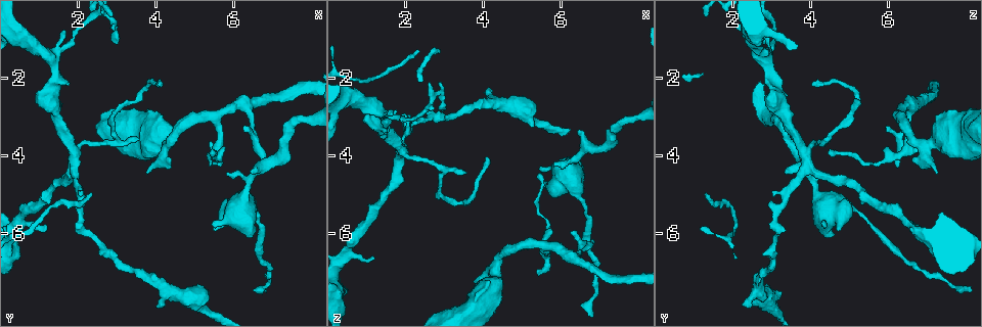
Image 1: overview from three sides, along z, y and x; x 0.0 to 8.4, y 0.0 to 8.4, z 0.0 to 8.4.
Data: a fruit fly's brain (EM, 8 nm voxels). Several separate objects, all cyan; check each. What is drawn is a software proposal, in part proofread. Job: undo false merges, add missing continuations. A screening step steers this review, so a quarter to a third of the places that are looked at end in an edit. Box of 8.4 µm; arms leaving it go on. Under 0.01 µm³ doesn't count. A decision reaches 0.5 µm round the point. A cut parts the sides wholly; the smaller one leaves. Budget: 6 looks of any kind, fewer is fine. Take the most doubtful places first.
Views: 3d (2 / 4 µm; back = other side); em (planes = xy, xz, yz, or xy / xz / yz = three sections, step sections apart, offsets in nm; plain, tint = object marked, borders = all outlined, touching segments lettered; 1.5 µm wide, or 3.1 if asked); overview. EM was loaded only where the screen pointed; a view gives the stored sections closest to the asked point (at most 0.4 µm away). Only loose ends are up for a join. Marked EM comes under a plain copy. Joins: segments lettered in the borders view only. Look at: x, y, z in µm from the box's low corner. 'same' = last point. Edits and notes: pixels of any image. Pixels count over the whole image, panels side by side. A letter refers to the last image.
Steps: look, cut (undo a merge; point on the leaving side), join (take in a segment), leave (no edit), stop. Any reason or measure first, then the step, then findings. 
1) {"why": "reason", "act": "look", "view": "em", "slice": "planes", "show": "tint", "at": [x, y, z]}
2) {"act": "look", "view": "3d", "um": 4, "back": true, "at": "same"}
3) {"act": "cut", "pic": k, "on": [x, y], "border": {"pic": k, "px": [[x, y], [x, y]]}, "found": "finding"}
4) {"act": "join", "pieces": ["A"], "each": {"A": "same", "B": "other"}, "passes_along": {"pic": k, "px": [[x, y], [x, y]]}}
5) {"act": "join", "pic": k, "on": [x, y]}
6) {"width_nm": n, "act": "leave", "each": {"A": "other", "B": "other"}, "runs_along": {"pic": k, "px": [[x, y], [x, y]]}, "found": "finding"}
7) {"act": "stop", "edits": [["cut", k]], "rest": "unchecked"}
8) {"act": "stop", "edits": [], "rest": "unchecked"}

{"act": "look", "view": "em", "slice": "planes", "show": "borders", "at": [5.50, 5.85, 4.35]}

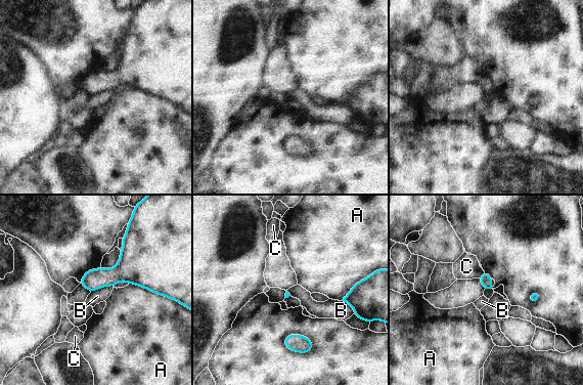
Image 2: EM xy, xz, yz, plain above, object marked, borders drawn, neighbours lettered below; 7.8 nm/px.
{"act": "leave", "each": {"A": "other", "B": "other", "C": "other"}, "border": {"pic": 2, "px": [[113, 287], [101, 287], [90, 293]]}, "found": "none of them fits"}

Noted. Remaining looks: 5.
{"why": "tapers out", "act": "look", "view": "em", "slice": "planes", "show": "borders", "at": [5.45, 3.90, 4.40]}

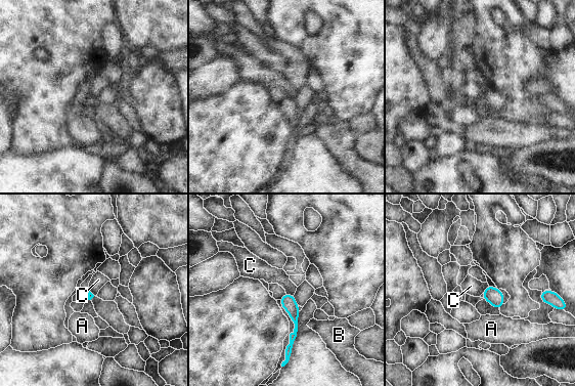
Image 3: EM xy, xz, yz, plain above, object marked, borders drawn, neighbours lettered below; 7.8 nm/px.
{"act": "leave", "each": {"A": "other", "B": "other", "C": "other"}, "runs_along": {"pic": 3, "px": [[286, 296], [296, 324], [292, 338]]}, "found": "no lettered segment goes on from it"}

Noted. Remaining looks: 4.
{"why": "arms part here", "act": "look", "view": "3d", "um": 2, "at": [6.30, 2.70, 6.60]}

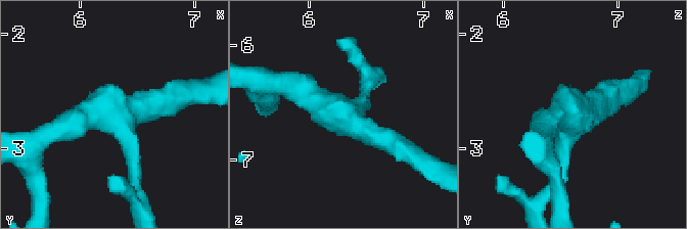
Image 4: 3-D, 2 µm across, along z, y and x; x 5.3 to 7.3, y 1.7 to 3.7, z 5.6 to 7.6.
{"arms": 3, "act": "look", "view": "em", "slice": "planes", "show": "borders", "at": [6.28, 2.68, 6.60]}

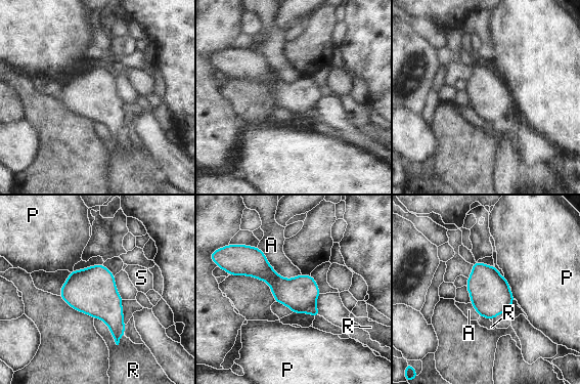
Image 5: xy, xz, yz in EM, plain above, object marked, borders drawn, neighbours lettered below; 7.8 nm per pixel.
{"act": "leave", "each": {"A": "other", "P": "other", "R": "other", "S": "other"}, "runs_along": {"pic": 5, "px": [[238, 272], [263, 270], [316, 313]]}, "found": "one neuron here"}

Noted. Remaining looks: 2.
{"act": "stop", "edits": [], "rest": "unchecked"}

